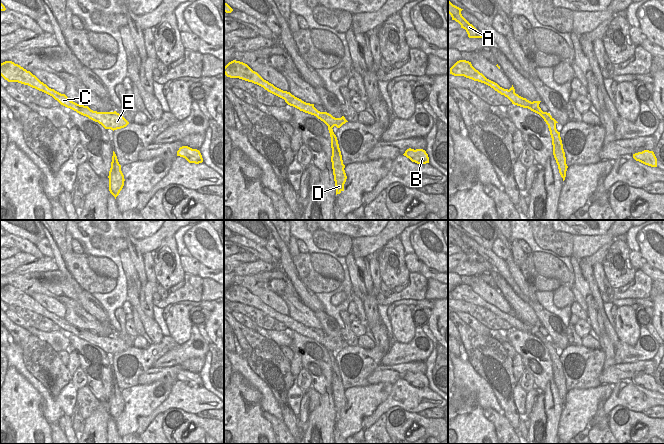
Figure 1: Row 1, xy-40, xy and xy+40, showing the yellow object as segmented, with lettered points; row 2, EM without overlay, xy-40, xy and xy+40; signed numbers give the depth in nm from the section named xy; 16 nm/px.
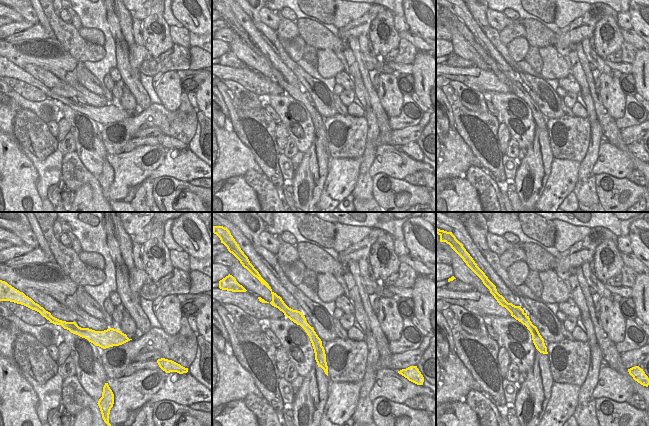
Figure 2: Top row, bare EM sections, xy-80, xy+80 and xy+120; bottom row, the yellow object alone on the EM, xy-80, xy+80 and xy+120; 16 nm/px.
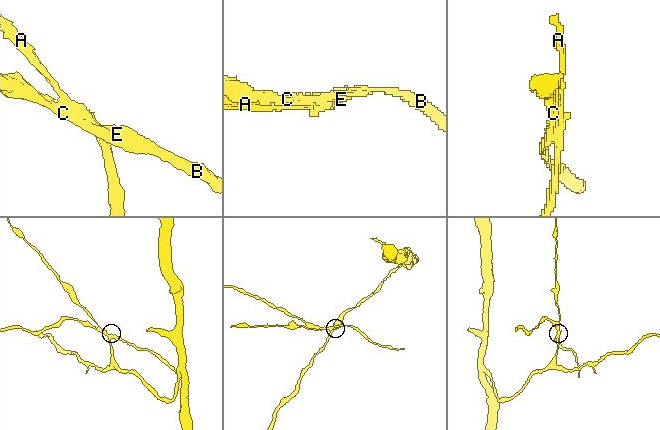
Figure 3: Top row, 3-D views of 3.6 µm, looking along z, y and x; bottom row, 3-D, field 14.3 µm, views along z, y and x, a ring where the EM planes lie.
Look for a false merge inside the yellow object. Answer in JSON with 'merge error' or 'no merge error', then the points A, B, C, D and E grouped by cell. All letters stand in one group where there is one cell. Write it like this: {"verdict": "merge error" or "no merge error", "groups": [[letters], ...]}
{"verdict": "merge error", "groups": [["A", "D"], ["B", "C", "E"]]}

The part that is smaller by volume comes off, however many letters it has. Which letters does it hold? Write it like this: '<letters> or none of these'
B, C, E

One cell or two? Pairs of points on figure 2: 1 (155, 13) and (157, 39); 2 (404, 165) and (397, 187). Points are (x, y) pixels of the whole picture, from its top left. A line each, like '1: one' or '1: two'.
1: one
2: two

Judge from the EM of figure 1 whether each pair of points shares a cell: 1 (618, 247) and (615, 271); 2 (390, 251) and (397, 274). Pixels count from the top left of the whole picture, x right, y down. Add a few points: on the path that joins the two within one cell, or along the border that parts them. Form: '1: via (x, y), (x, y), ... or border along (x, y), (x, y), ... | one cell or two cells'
1: via (612, 252), (609, 262), (612, 265) | one cell
2: via (388, 257), (391, 260), (392, 268) | one cell

